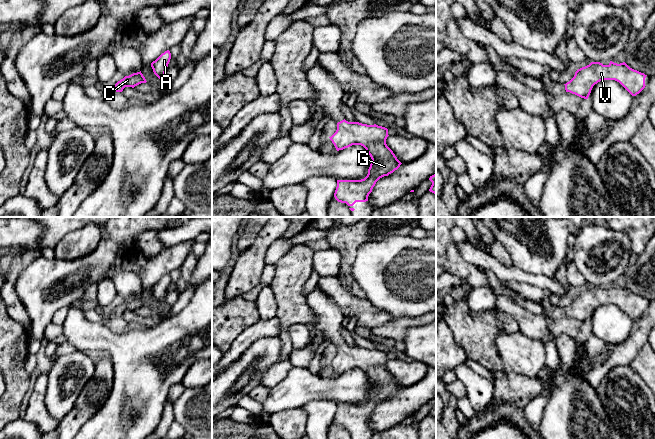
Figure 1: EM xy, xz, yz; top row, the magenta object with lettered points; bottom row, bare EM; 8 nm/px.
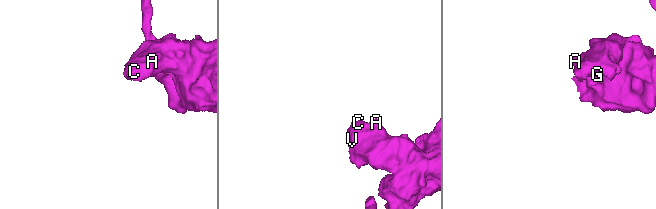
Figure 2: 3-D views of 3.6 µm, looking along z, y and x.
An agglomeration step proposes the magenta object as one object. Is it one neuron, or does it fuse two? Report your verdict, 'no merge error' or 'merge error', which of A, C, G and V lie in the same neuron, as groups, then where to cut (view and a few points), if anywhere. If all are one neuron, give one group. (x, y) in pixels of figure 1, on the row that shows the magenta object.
no merge error; groups A C G V; cut none

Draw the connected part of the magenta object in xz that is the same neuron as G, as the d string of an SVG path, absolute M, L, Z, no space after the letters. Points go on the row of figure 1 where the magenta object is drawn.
M348 122L337 123L336 132L329 137L337 151L352 145L363 146L372 159L368 174L361 180L337 180L334 197L346 203L351 211L356 202L368 201L376 182L397 170L402 164L387 146L388 129L382 126Z

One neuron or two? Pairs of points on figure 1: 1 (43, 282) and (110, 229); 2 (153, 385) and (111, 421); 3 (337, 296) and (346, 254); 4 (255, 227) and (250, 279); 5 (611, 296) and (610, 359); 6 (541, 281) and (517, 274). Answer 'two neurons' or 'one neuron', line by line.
1: one neuron
2: one neuron
3: two neurons
4: two neurons
5: two neurons
6: one neuron

